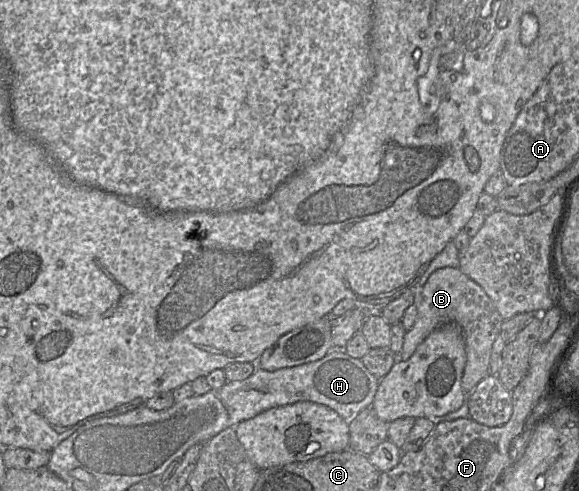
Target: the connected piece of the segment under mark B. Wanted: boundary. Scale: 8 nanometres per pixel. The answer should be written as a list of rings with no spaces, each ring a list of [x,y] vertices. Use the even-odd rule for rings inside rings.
[[[443,267],[434,271],[425,285],[413,290],[417,316],[413,327],[406,332],[397,361],[407,361],[426,337],[441,325],[456,324],[464,337],[466,364],[462,376],[462,388],[470,394],[477,384],[490,375],[489,365],[495,339],[500,334],[503,319],[483,288],[459,268]]]

